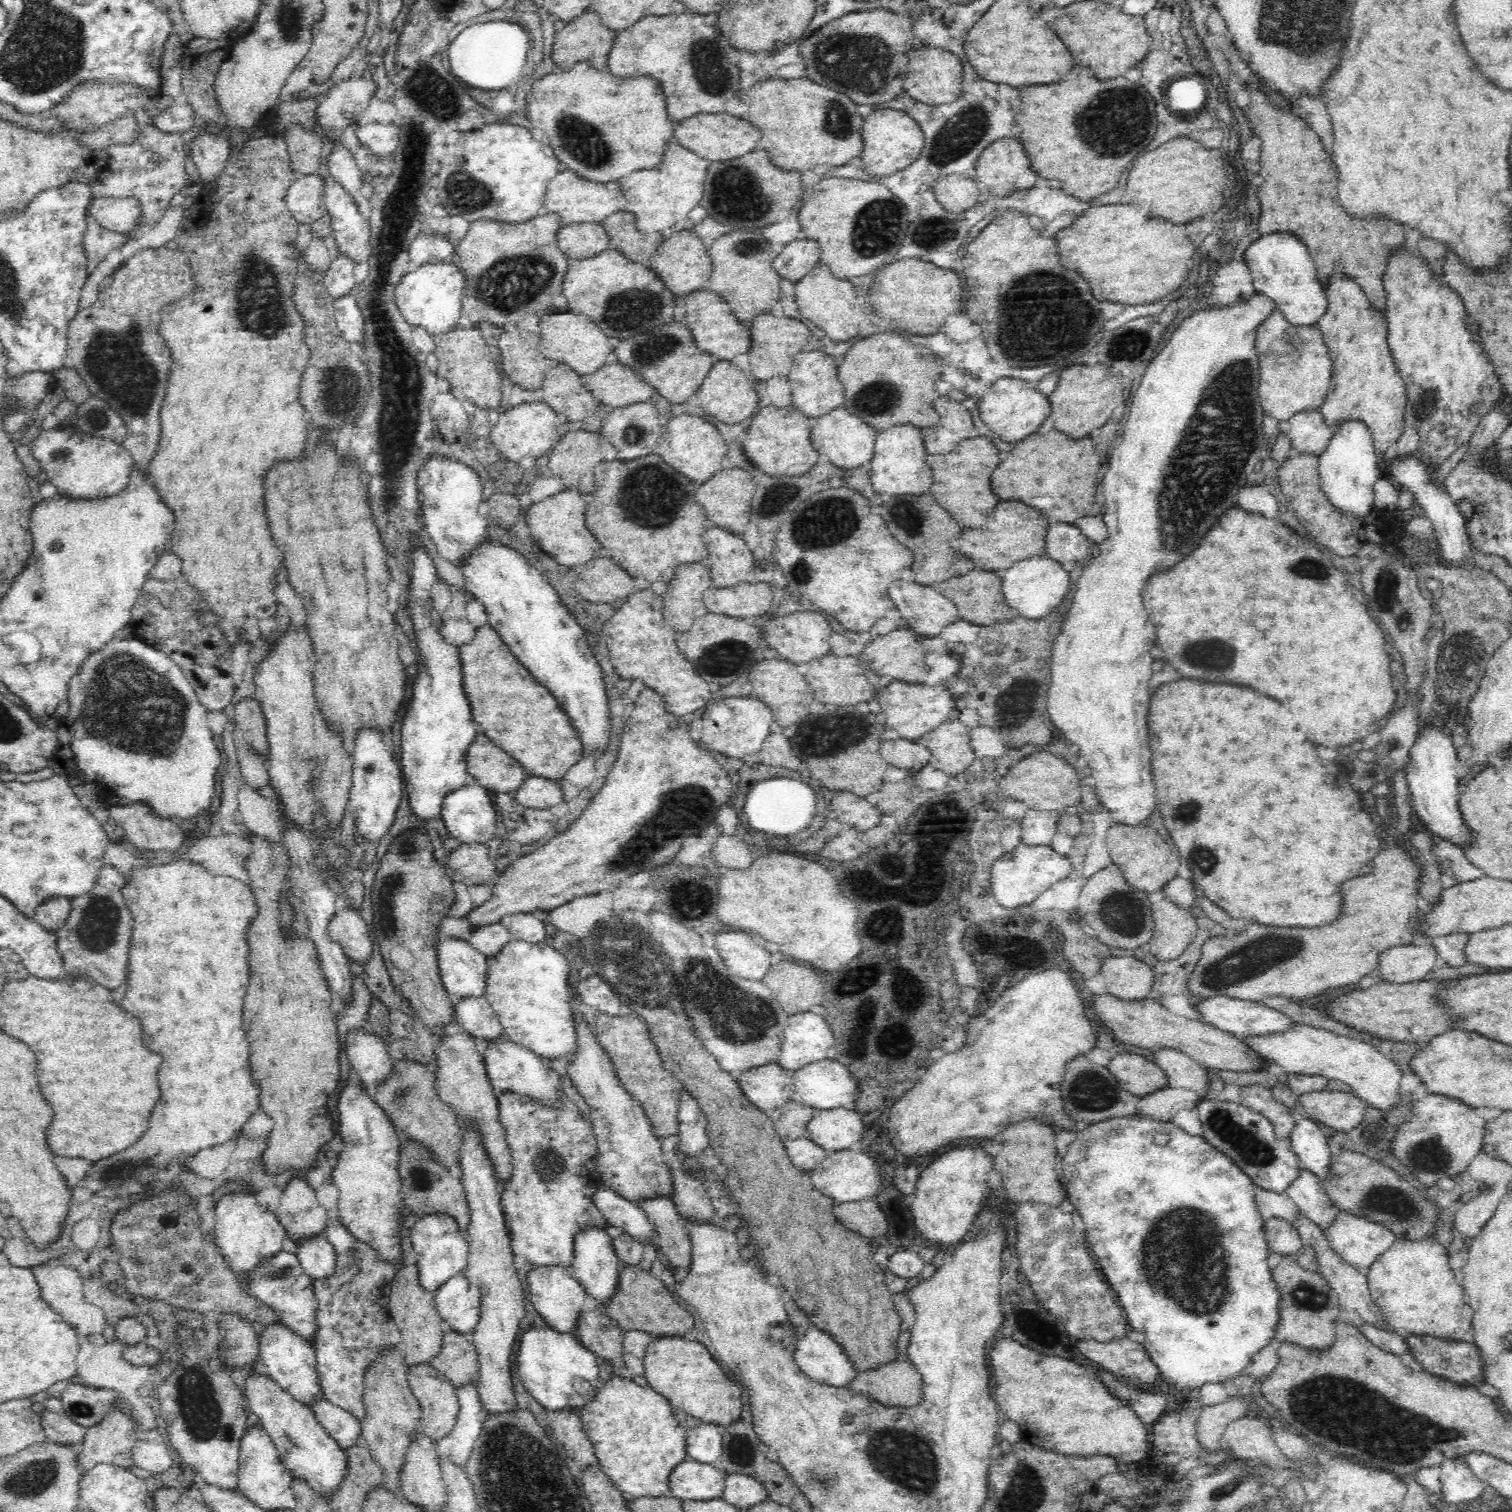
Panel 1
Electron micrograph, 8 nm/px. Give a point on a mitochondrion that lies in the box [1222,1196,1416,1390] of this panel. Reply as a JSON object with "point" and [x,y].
{"point":[1309,1295]}

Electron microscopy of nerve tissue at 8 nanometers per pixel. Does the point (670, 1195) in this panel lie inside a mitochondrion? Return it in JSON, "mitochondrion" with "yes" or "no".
{"mitochondrion":"no"}

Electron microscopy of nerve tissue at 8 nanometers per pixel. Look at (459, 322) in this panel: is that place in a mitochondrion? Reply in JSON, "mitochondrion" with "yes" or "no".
{"mitochondrion":"no"}

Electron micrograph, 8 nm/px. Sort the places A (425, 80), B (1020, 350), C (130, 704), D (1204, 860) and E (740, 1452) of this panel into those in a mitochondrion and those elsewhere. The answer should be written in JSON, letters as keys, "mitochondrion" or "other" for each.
{"A":"mitochondrion","B":"mitochondrion","C":"mitochondrion","D":"mitochondrion","E":"mitochondrion"}

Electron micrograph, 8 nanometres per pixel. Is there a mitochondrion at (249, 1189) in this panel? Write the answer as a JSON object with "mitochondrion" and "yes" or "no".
{"mitochondrion":"no"}

